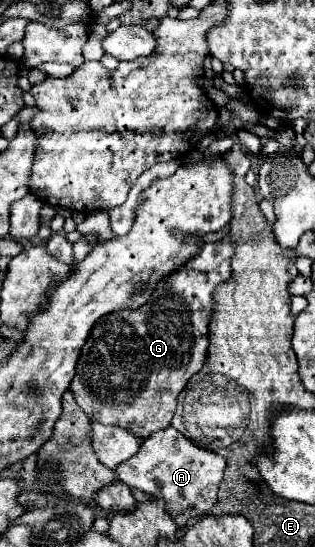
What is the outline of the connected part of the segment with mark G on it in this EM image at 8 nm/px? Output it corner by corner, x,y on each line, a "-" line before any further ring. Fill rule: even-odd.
223,237
219,243
205,243
201,253
185,263
169,279
161,281
145,303
137,311
115,311
101,317
77,361
77,373
71,381
71,391
77,405
101,425
117,425
135,433
139,439
147,439
153,431
171,425
177,395
185,389
187,381
203,367
209,347
209,317
213,313
213,287
231,277
231,255
233,245

